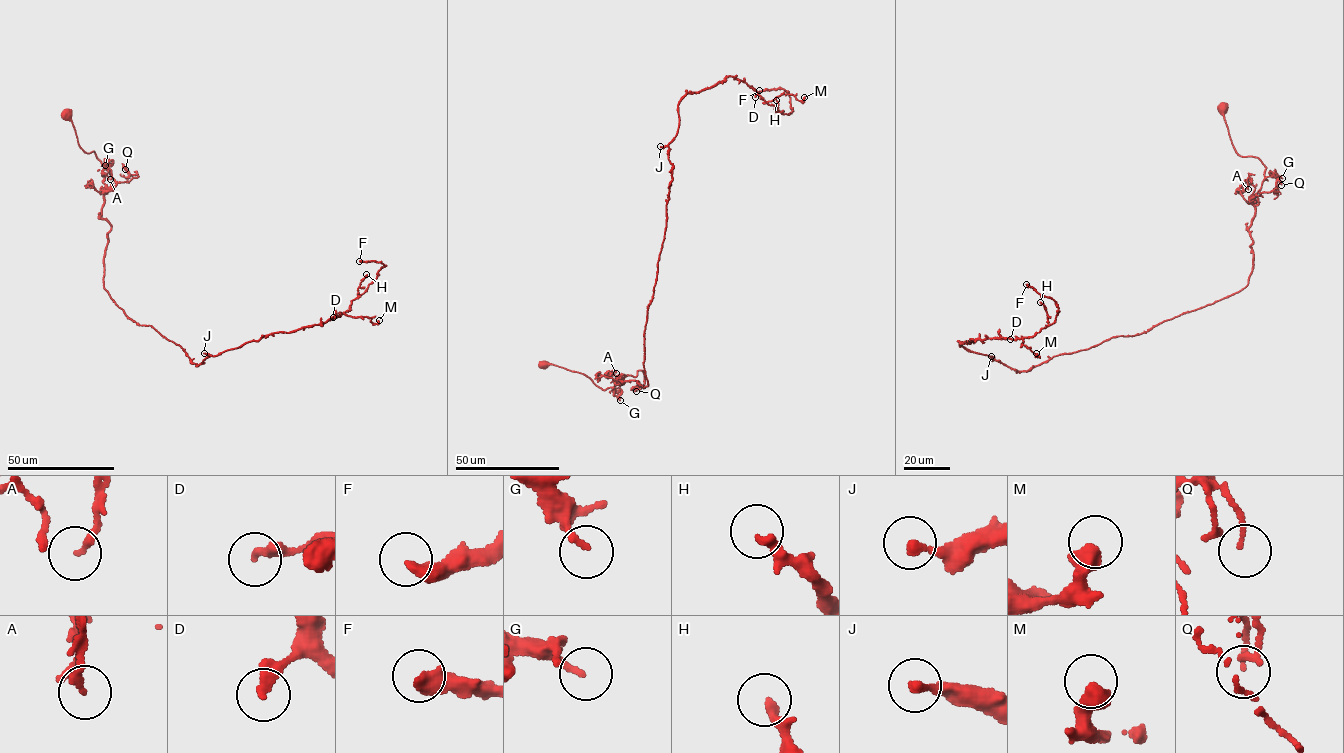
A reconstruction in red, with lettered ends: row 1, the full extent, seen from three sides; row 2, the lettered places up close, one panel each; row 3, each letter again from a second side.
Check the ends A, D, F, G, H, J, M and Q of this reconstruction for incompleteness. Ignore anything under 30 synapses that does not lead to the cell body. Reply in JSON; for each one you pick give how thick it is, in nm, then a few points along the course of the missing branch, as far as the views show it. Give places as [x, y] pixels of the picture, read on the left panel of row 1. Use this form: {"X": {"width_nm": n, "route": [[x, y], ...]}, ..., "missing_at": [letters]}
{"missing_at": []}

